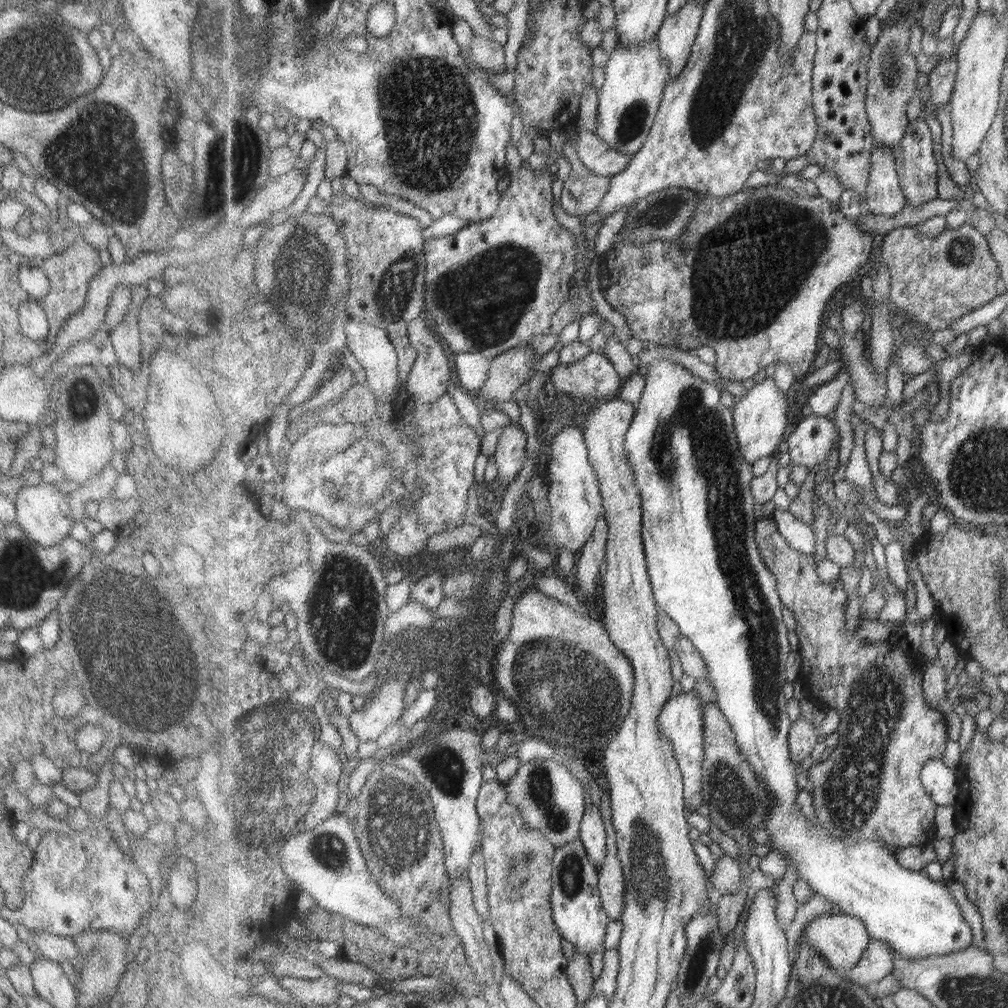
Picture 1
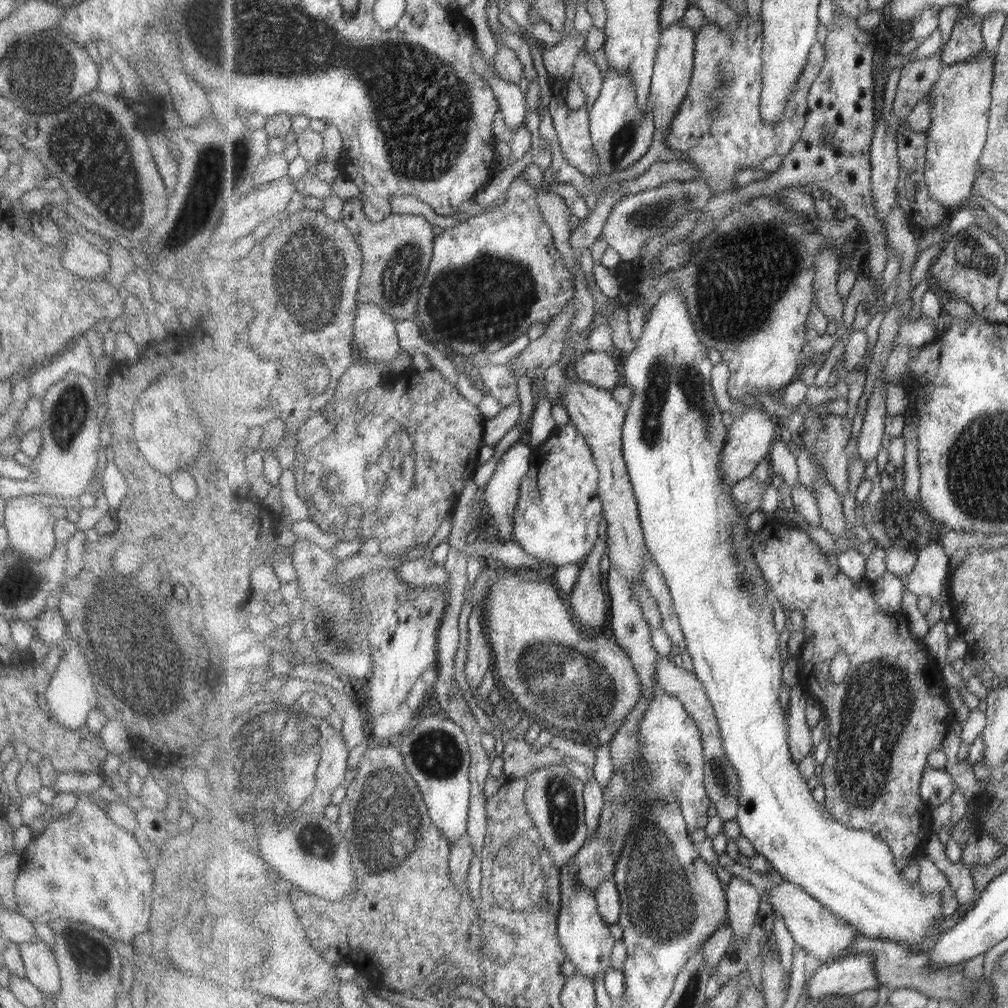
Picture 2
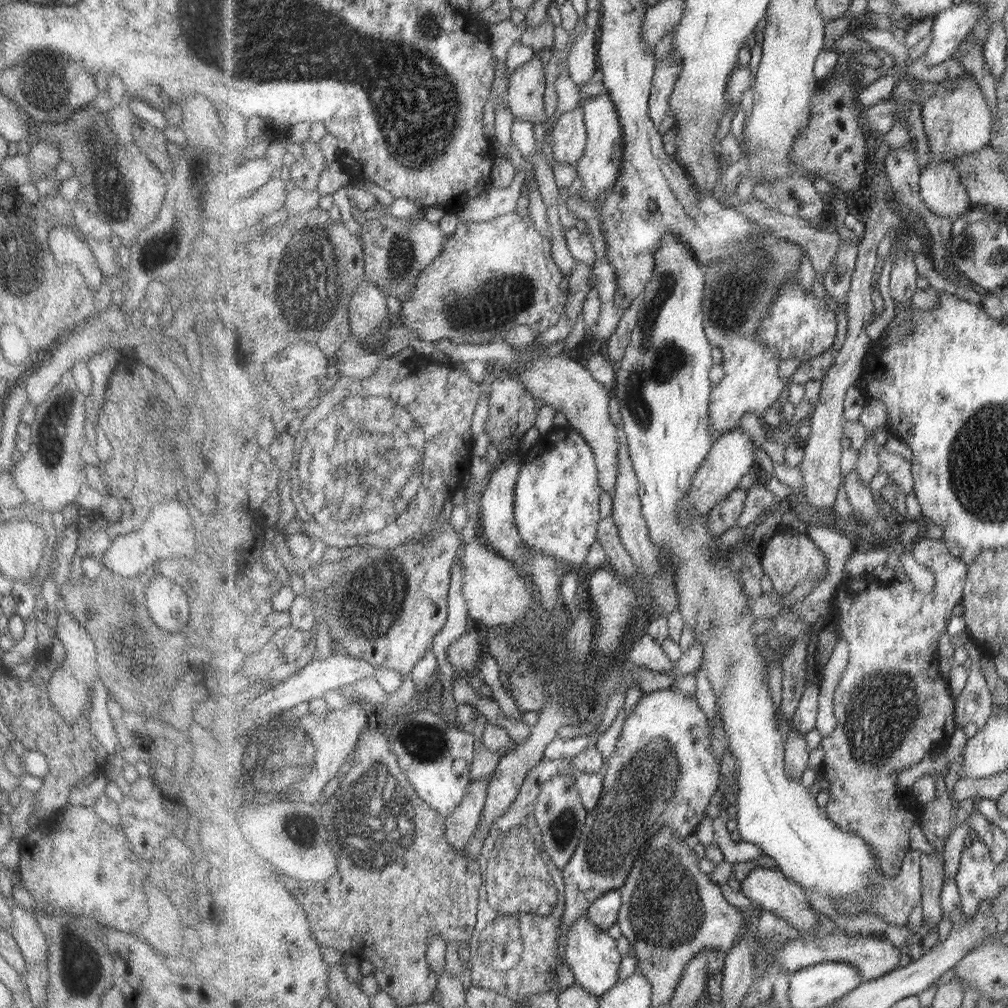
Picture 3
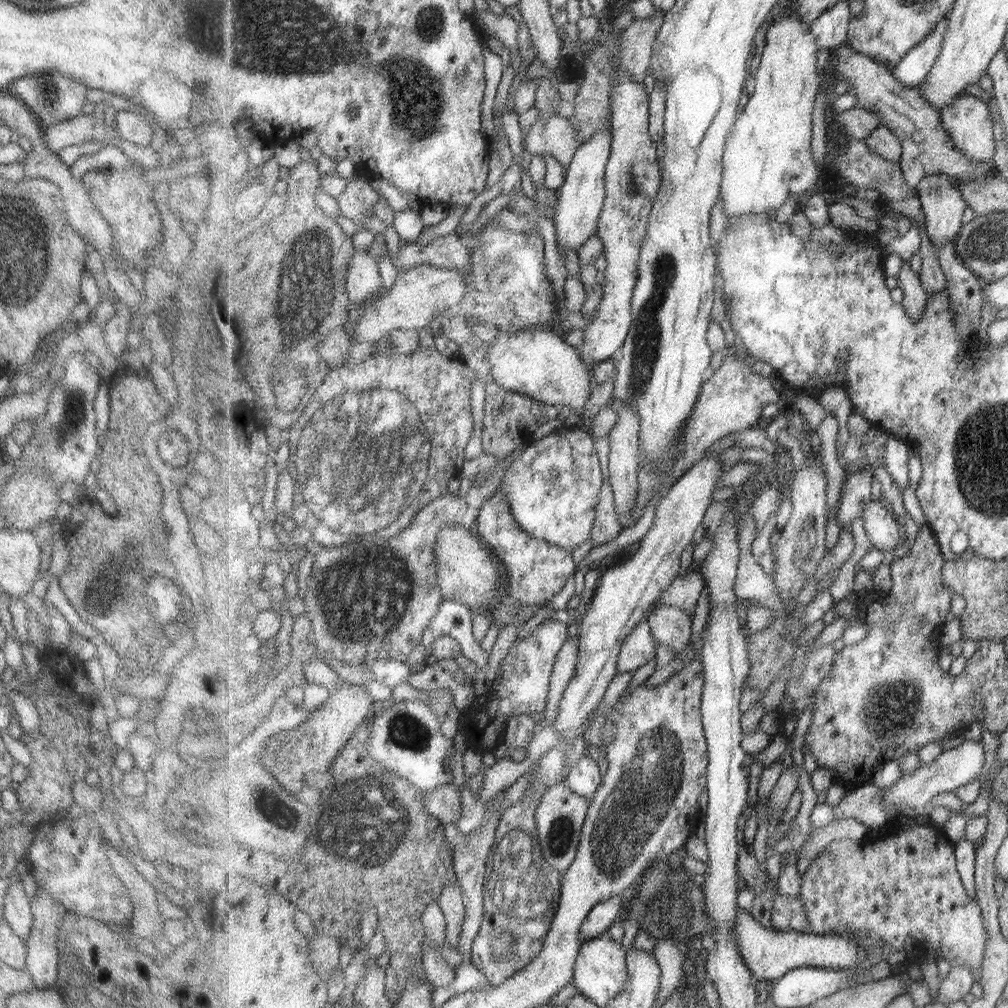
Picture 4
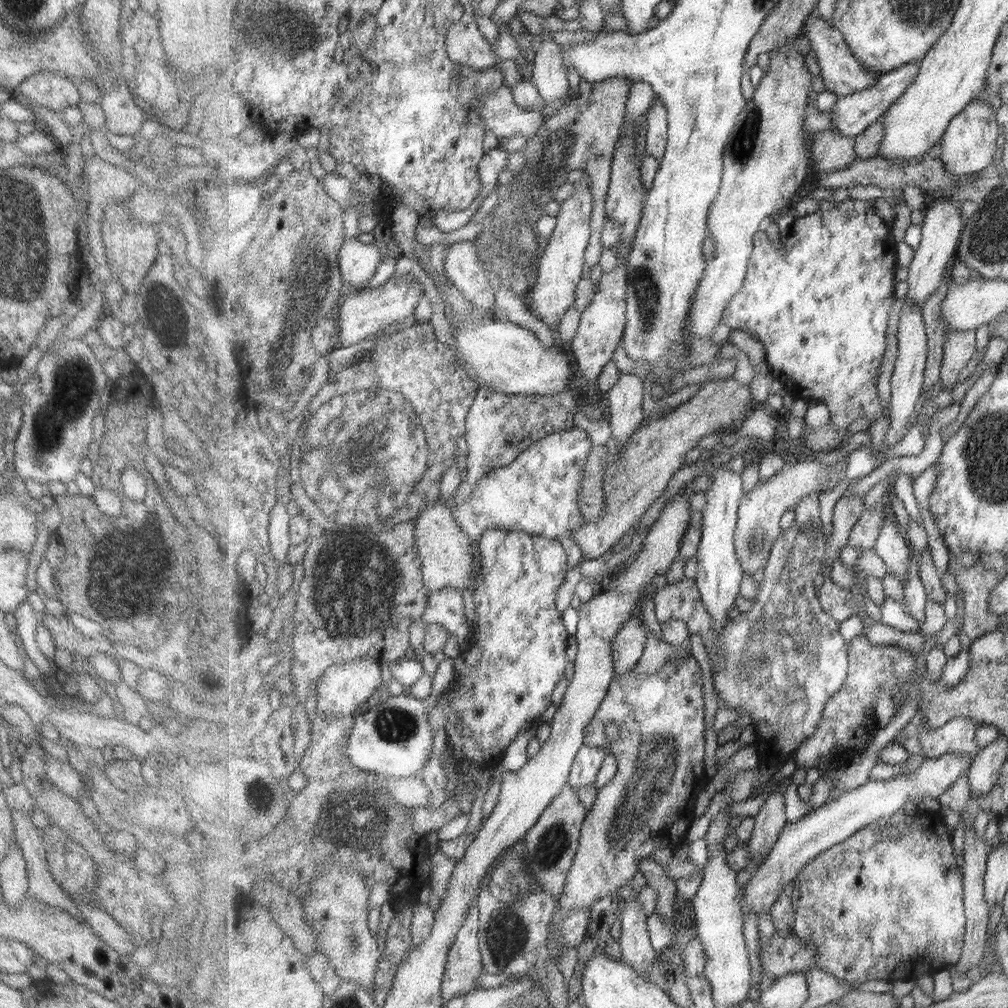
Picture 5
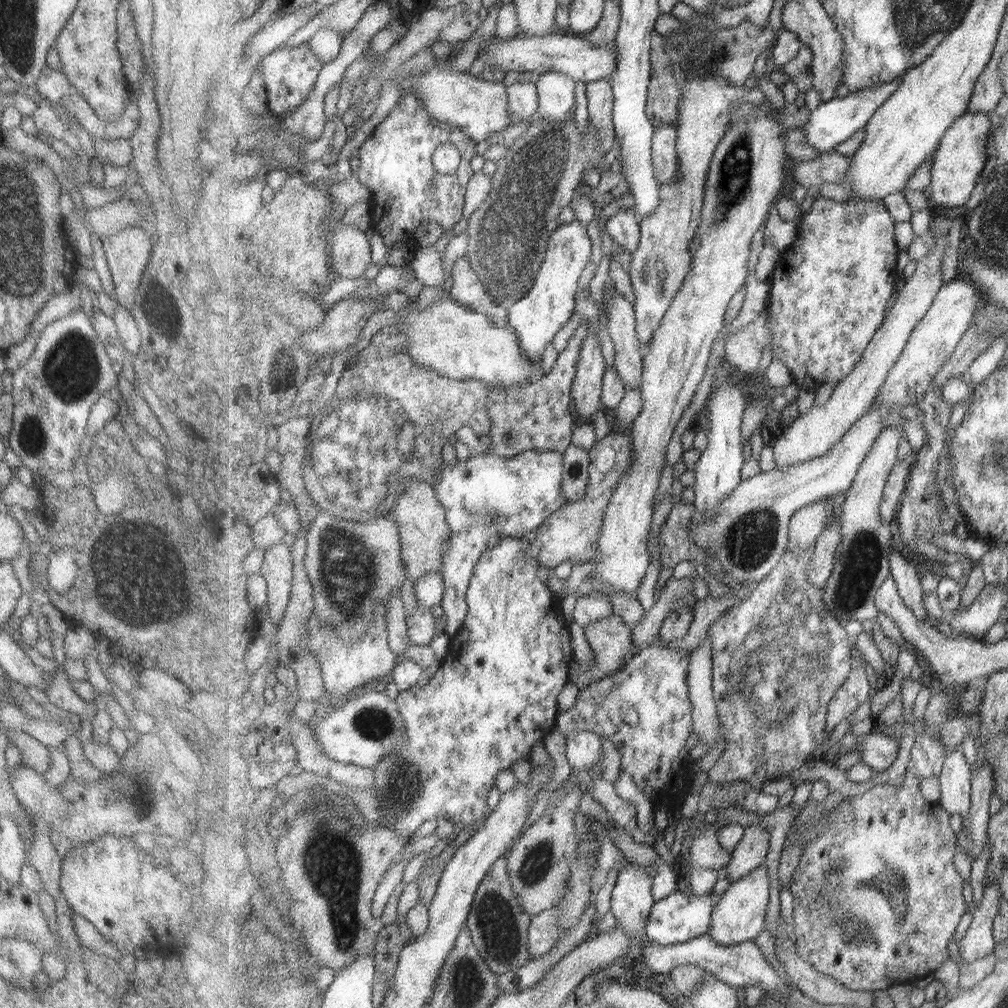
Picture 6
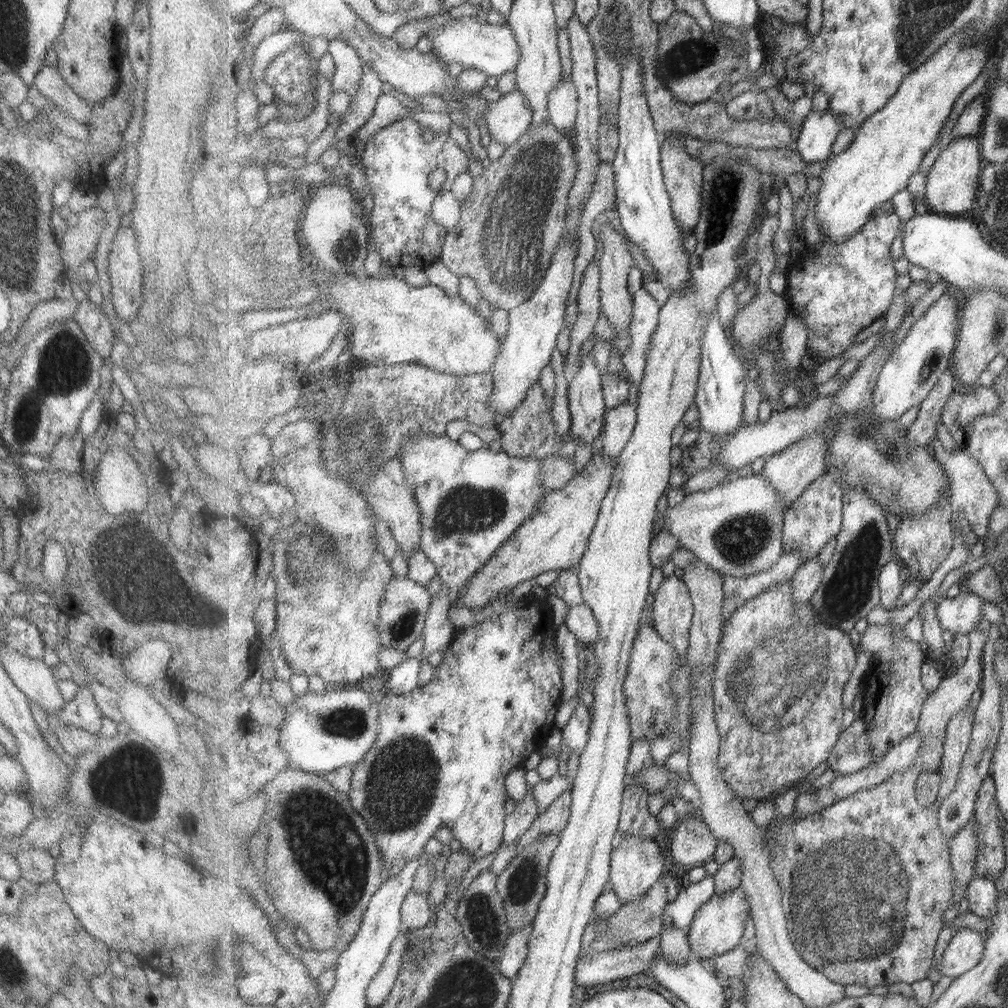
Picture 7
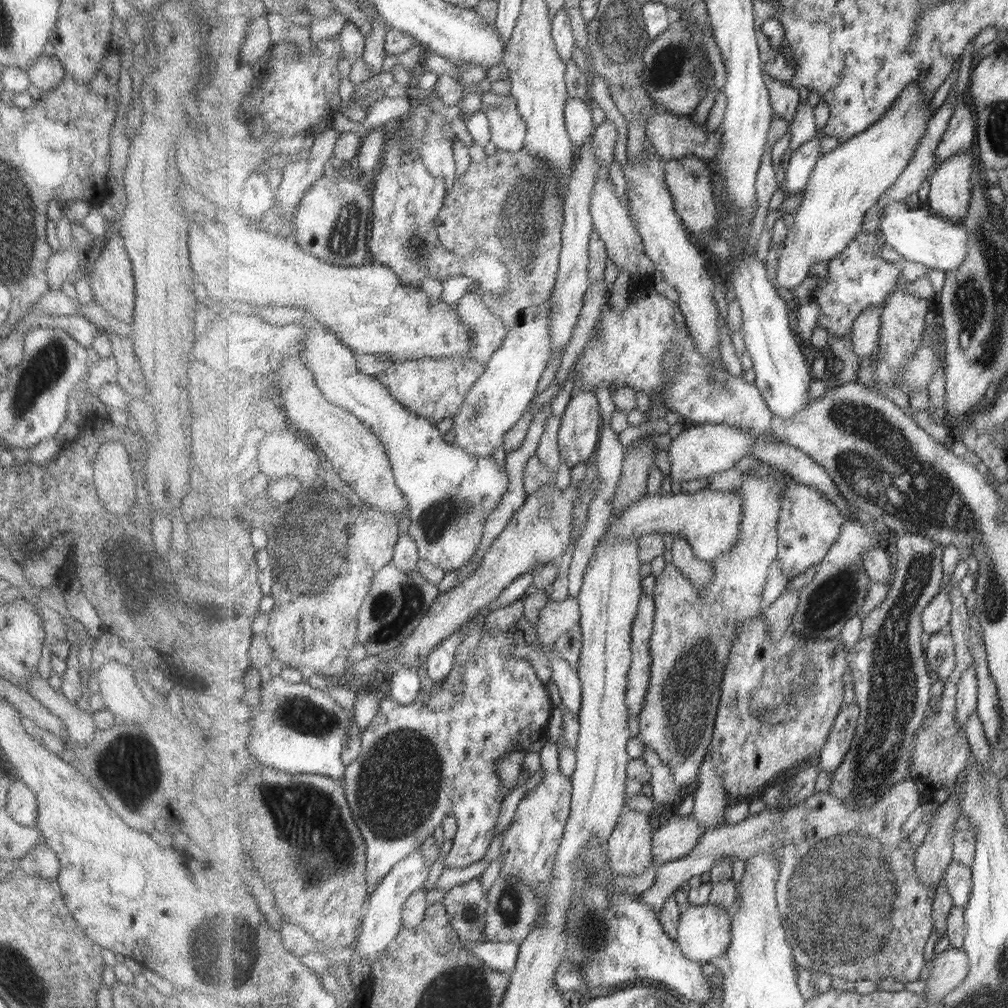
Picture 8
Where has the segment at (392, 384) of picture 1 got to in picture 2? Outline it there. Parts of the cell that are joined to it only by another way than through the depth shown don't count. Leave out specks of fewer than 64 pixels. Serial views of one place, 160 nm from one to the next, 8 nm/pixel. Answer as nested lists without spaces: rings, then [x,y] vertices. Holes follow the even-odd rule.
[[[358,303],[354,325],[355,348],[368,361],[385,364],[403,354],[395,320],[377,303]]]

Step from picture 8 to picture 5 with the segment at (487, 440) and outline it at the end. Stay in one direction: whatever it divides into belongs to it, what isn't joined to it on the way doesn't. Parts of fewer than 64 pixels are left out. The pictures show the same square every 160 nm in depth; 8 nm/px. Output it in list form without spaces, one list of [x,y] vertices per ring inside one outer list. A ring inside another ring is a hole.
[[[587,172],[578,183],[574,183],[574,193],[563,202],[556,217],[557,224],[547,248],[543,248],[541,261],[538,262],[537,281],[525,298],[525,304],[531,314],[545,322],[549,329],[561,324],[561,319],[575,302],[575,288],[583,276],[586,254],[592,240],[592,216],[596,200],[592,189],[592,179]]]

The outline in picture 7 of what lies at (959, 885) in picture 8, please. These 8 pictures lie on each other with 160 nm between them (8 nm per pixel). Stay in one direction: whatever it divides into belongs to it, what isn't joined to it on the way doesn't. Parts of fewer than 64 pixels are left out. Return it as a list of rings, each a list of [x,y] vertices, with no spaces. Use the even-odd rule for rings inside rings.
[[[977,874],[971,879],[967,900],[969,900],[971,912],[981,919],[990,918],[998,908],[999,892],[997,892],[995,883],[995,881]]]

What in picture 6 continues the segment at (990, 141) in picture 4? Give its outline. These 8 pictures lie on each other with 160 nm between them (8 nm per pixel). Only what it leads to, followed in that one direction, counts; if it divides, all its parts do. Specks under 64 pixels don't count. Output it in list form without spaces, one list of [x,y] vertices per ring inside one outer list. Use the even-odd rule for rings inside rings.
[[[967,112],[960,116],[941,139],[940,146],[934,153],[932,164],[932,180],[930,183],[931,203],[945,208],[963,206],[969,202],[971,192],[979,181],[983,180],[983,172],[988,165],[987,138],[995,118],[990,113]],[[936,219],[930,226],[936,234],[936,243],[932,251],[924,256],[923,260],[917,262],[916,271],[910,279],[905,281],[893,308],[886,316],[884,324],[877,331],[877,335],[873,337],[872,343],[869,344],[855,370],[835,387],[831,399],[827,401],[825,406],[821,408],[812,406],[807,414],[795,419],[777,440],[777,444],[773,446],[778,464],[777,469],[786,469],[794,464],[801,464],[825,456],[825,453],[839,444],[847,432],[853,428],[853,425],[869,412],[869,408],[877,399],[877,395],[881,392],[892,368],[900,361],[902,352],[905,351],[913,331],[929,313],[941,288],[945,285],[943,260],[945,260],[945,250],[948,247],[947,234],[949,234],[950,225],[949,222]]]

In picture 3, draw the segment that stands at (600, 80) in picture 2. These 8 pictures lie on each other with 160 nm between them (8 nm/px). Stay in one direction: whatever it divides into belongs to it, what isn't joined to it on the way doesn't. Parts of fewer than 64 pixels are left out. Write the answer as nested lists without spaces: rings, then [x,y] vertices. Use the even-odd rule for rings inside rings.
[[[587,29],[570,52],[569,76],[579,86],[587,84],[597,72],[597,32]]]

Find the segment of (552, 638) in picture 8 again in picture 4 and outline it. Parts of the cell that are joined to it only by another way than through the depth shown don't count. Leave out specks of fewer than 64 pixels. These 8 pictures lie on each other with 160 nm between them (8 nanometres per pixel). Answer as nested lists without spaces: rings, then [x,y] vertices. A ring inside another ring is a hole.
[[[648,621],[641,622],[623,643],[618,660],[619,672],[633,673],[649,664],[657,654],[658,644]]]

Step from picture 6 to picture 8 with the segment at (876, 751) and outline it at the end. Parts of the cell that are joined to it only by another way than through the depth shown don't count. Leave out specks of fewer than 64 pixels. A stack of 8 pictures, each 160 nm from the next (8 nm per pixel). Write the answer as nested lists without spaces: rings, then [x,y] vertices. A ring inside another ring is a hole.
[[[856,701],[840,710],[828,743],[825,744],[824,751],[817,762],[821,770],[834,774],[843,765],[851,745],[855,742],[860,716],[860,706]]]

